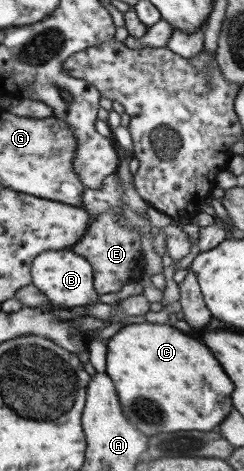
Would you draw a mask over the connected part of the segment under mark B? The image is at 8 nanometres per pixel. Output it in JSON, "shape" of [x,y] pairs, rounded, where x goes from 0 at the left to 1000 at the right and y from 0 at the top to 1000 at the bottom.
{"shape":[[[295,529],[172,533],[127,565],[131,601],[180,622],[205,643],[193,654],[234,648],[242,654],[357,652],[406,641],[406,624],[385,616],[385,571],[332,541]]]}

